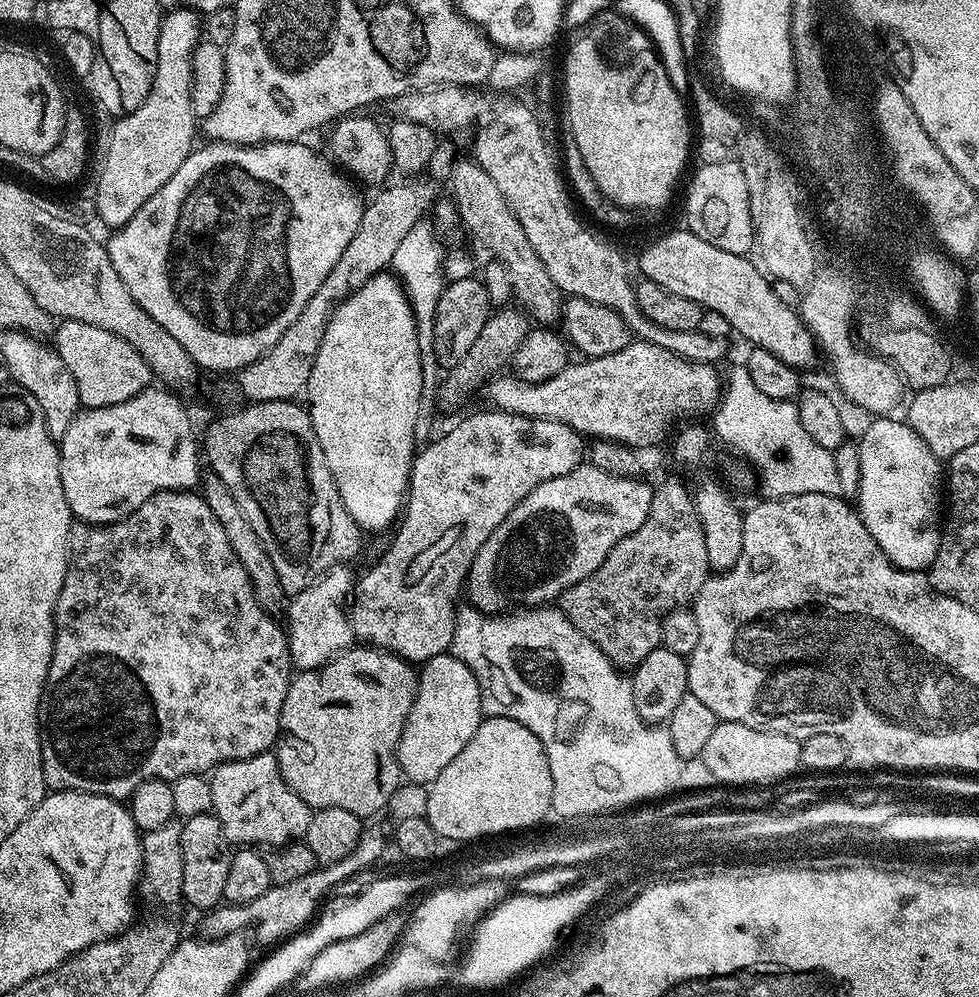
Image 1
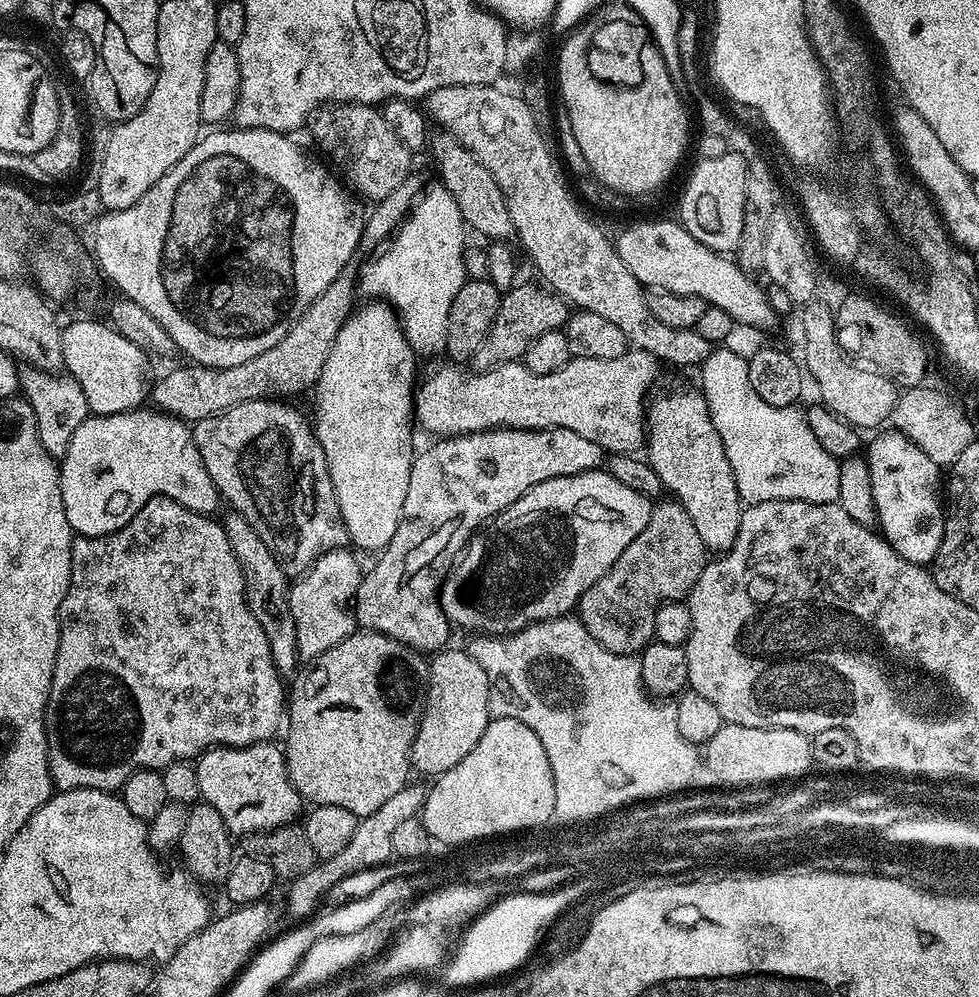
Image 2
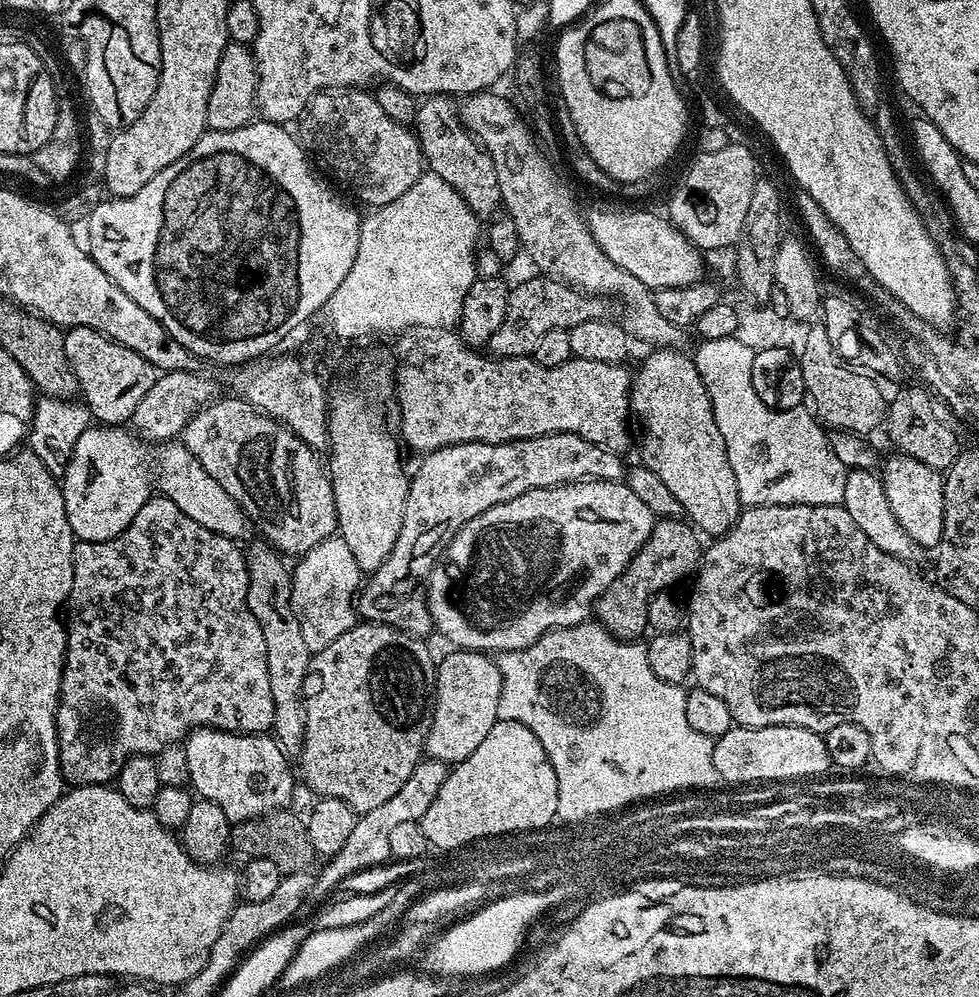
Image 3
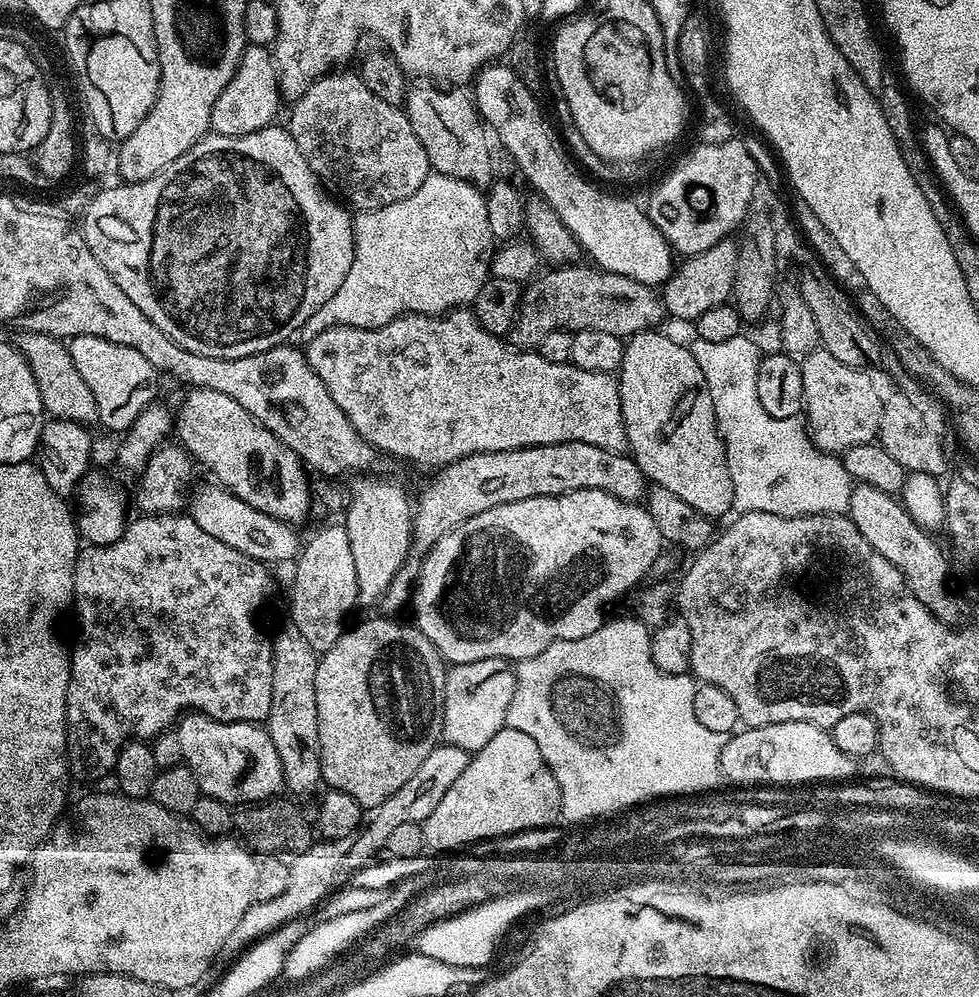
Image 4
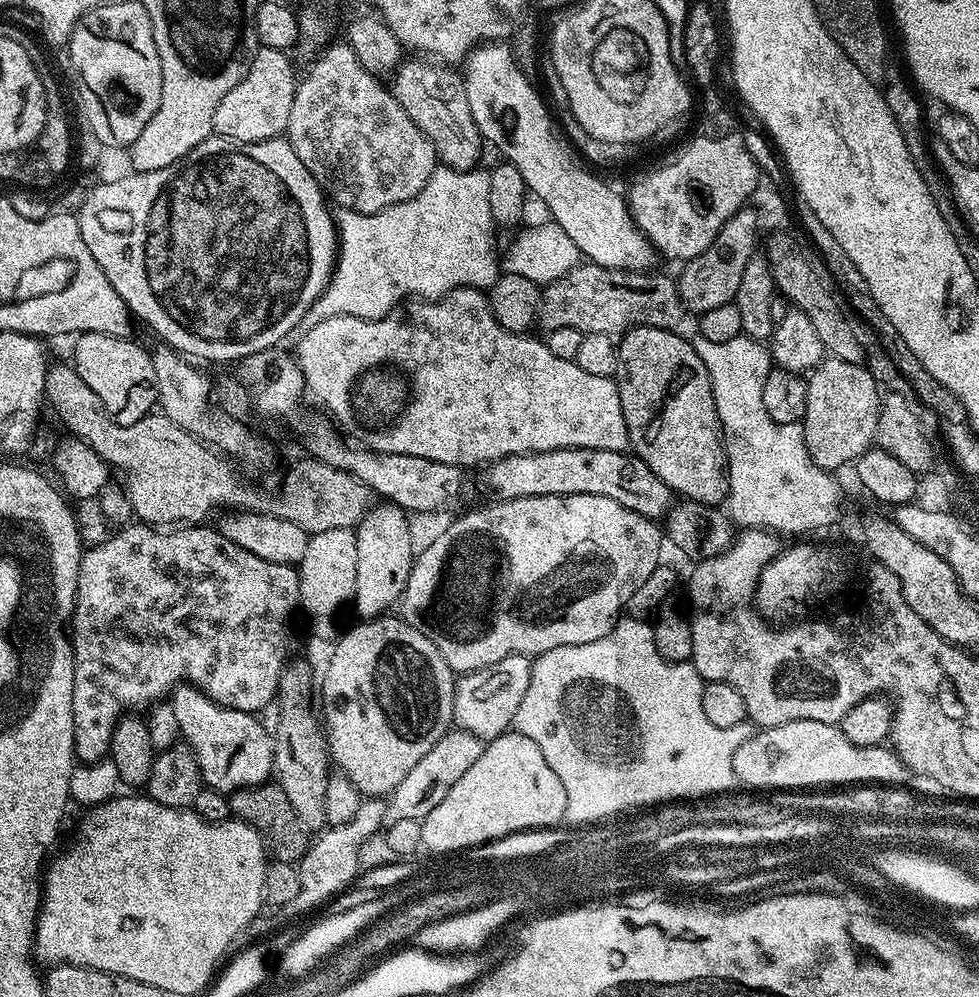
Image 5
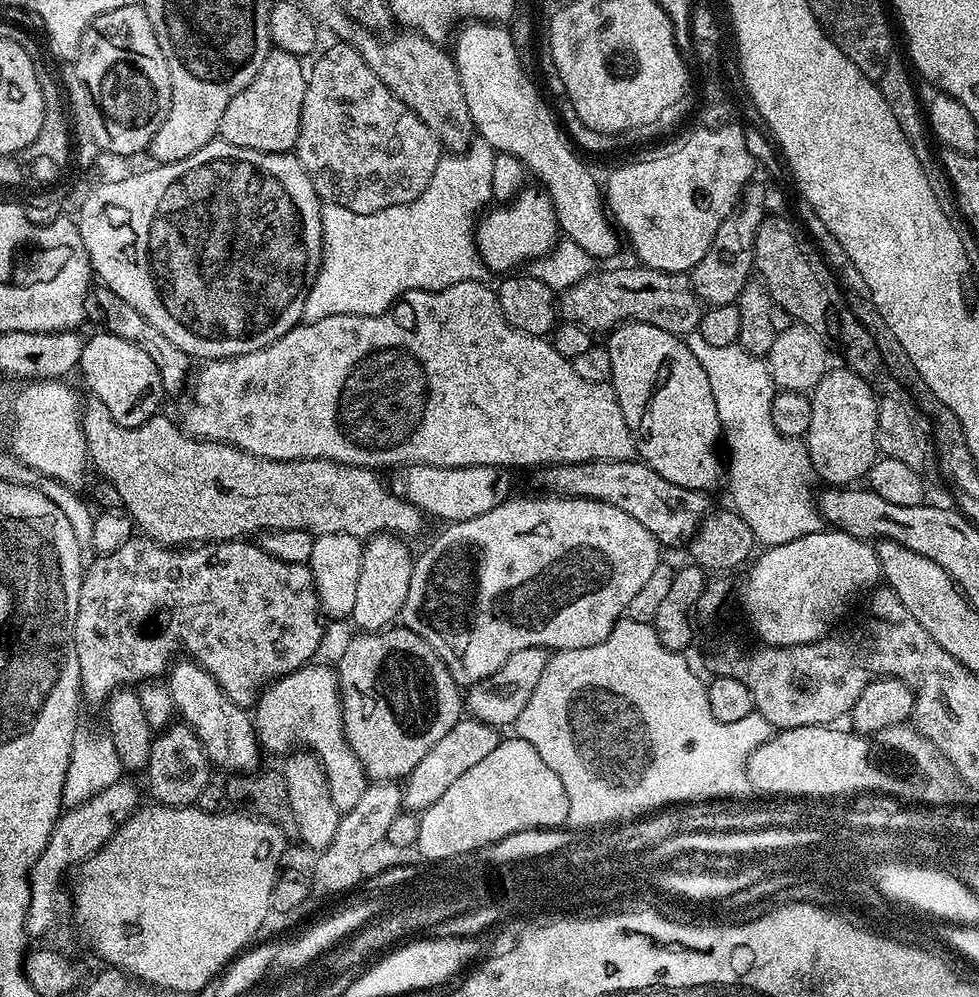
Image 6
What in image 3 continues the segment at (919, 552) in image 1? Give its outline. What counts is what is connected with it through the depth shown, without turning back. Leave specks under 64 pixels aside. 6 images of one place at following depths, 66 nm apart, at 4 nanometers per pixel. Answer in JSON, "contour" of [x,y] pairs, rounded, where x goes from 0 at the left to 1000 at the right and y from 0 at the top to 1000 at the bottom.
{"contour":[[[911,455],[901,465],[901,480],[905,504],[909,504],[909,512],[925,532],[927,539],[941,551],[955,551],[962,540],[962,528],[964,527],[964,479],[957,470],[946,467],[946,463],[938,463],[936,459],[930,459],[922,455]]]}

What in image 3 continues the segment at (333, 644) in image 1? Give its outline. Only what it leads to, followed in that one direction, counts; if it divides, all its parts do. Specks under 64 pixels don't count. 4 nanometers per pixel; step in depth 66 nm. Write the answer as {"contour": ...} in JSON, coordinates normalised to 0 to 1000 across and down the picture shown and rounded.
{"contour":[[[346,536],[325,544],[325,548],[312,554],[301,566],[297,571],[300,620],[304,620],[313,648],[317,648],[319,655],[328,654],[365,626],[364,605],[370,589],[370,575],[366,564],[362,564],[358,548],[353,548]]]}

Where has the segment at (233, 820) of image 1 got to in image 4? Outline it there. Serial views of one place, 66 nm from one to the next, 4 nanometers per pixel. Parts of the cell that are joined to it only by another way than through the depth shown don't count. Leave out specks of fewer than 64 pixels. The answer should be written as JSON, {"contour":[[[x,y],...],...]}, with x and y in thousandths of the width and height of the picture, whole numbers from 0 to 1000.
{"contour":[[[195,713],[185,717],[178,732],[182,736],[182,745],[186,748],[187,765],[198,776],[207,797],[223,800],[234,808],[248,808],[277,802],[285,795],[282,793],[290,790],[288,764],[284,764],[284,752],[280,752],[280,744],[276,744],[273,729],[255,724],[216,722],[206,714]]]}

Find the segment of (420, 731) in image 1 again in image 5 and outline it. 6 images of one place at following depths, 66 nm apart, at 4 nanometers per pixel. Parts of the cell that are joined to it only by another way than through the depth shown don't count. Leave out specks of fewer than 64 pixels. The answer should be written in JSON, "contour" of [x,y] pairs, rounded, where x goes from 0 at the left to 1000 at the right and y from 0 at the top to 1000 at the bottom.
{"contour":[[[518,658],[513,660],[513,664],[473,675],[466,682],[464,692],[462,720],[465,729],[495,744],[520,733],[529,716],[529,708],[533,706],[533,699],[537,696],[537,688],[541,688],[542,675],[543,662],[537,658]]]}

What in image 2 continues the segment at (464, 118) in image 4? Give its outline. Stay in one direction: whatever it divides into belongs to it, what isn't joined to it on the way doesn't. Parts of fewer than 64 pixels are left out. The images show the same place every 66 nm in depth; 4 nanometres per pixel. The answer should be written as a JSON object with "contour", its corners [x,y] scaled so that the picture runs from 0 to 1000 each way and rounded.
{"contour":[[[449,130],[440,137],[439,149],[441,156],[445,159],[445,169],[449,172],[447,177],[448,184],[454,186],[456,191],[468,203],[468,211],[472,211],[472,219],[479,230],[482,229],[492,236],[498,237],[499,242],[513,241],[518,242],[524,236],[523,220],[521,211],[517,211],[517,199],[513,191],[509,191],[509,183],[505,183],[505,175],[484,158],[468,138],[464,138],[459,132]]]}

